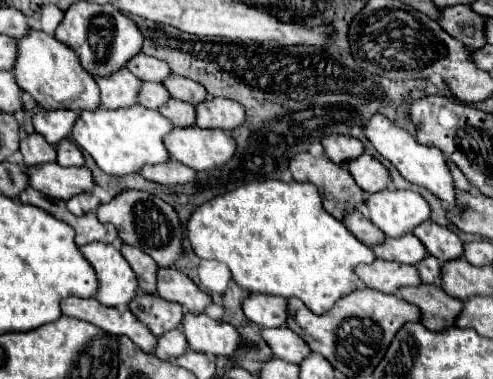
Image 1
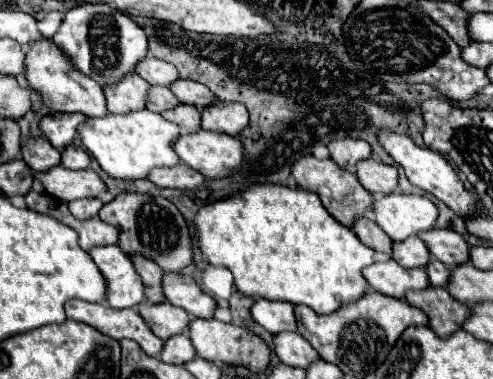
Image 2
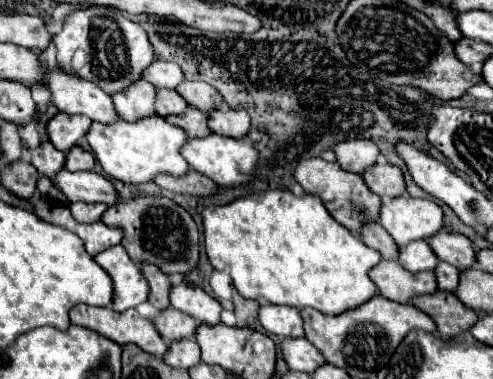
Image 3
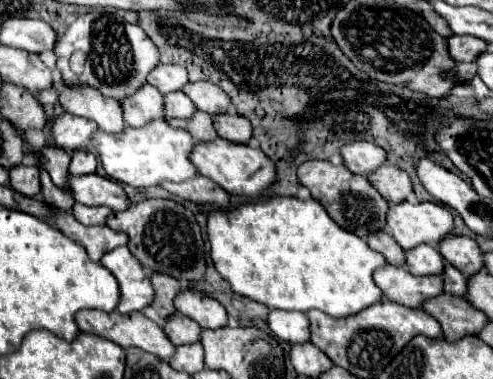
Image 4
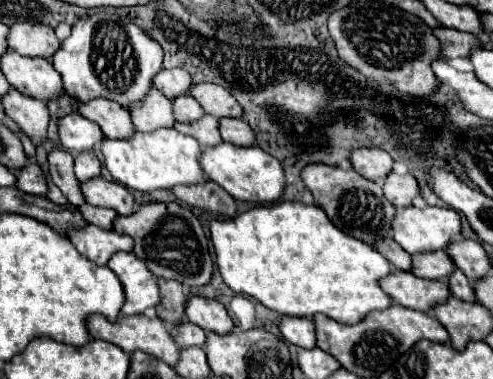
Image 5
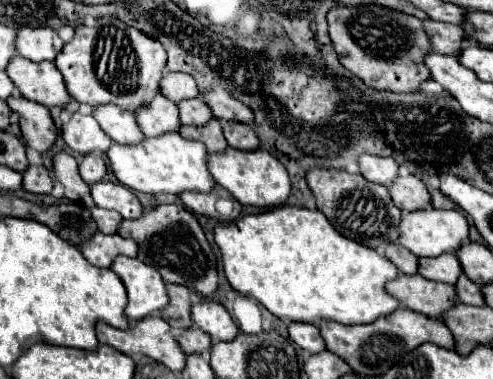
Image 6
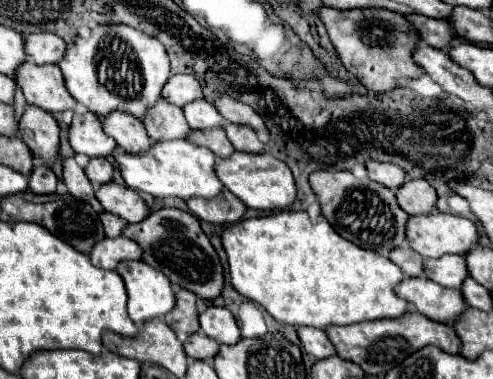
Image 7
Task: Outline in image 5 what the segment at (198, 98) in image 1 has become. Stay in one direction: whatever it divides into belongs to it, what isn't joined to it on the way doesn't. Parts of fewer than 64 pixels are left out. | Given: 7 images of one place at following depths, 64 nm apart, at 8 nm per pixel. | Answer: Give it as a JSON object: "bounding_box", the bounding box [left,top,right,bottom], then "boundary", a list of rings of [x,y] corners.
{"bounding_box":[190,82,244,118],"boundary":[[[200,82],[190,88],[190,96],[204,108],[206,114],[212,114],[216,118],[244,118],[244,110],[236,100],[230,96],[228,90],[220,88],[218,84]]]}

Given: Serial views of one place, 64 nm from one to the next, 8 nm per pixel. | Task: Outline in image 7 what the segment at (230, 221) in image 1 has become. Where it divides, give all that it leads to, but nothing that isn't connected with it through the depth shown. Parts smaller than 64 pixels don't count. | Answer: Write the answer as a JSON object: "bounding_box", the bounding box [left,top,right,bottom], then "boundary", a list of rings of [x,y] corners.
{"bounding_box":[220,210,408,330],"boundary":[[[282,210],[270,216],[246,218],[230,224],[220,234],[228,256],[228,272],[232,286],[248,300],[264,306],[270,316],[290,326],[314,326],[324,330],[330,324],[348,326],[366,320],[394,318],[408,312],[408,302],[394,294],[394,286],[404,278],[402,270],[376,252],[368,252],[334,232],[324,216],[310,220],[306,212]]]}

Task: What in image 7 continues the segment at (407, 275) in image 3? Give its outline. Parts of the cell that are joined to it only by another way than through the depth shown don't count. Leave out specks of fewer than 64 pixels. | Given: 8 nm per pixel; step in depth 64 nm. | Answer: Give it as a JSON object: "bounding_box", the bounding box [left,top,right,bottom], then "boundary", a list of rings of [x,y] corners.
{"bounding_box":[394,276,468,322],"boundary":[[[424,276],[404,278],[400,284],[396,284],[394,292],[396,296],[414,304],[420,314],[436,322],[452,322],[468,308],[460,290],[444,288]]]}

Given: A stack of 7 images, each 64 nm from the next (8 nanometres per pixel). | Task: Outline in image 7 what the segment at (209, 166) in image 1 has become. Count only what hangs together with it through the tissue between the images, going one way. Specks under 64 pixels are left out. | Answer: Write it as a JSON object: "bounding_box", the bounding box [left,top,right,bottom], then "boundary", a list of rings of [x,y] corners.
{"bounding_box":[216,152,296,212],"boundary":[[[234,152],[226,160],[218,158],[216,176],[234,196],[238,196],[248,208],[254,208],[254,210],[280,212],[290,208],[296,198],[296,184],[290,168],[282,160],[274,158],[270,152],[260,152],[260,154]]]}

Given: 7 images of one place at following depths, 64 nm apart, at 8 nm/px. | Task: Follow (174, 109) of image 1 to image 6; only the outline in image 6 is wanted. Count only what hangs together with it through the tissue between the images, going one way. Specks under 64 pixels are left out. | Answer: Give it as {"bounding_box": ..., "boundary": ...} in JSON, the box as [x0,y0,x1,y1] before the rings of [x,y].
{"bounding_box":[180,118,226,152],"boundary":[[[212,118],[208,124],[196,128],[196,126],[180,126],[180,136],[190,138],[190,140],[200,140],[208,152],[224,152],[226,150],[226,140],[220,128],[220,122],[216,118]]]}

